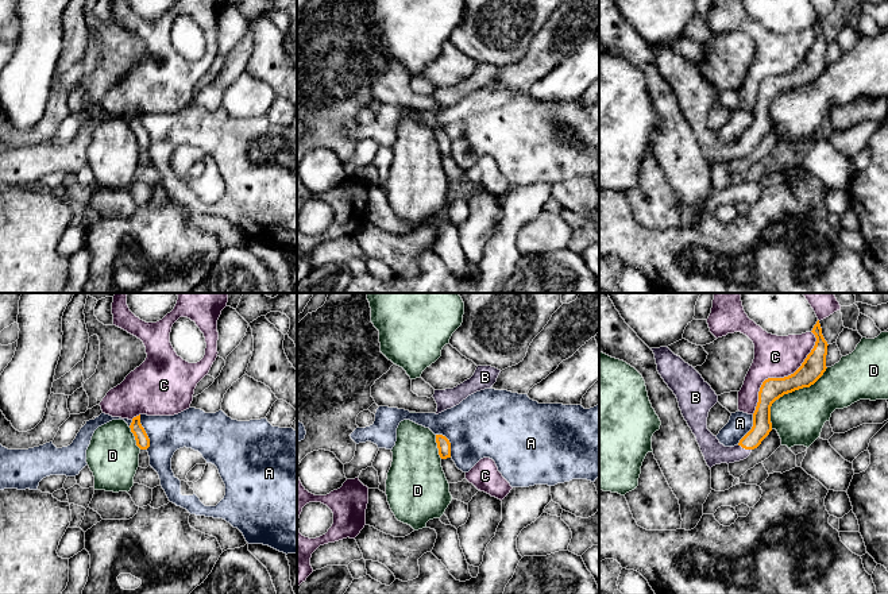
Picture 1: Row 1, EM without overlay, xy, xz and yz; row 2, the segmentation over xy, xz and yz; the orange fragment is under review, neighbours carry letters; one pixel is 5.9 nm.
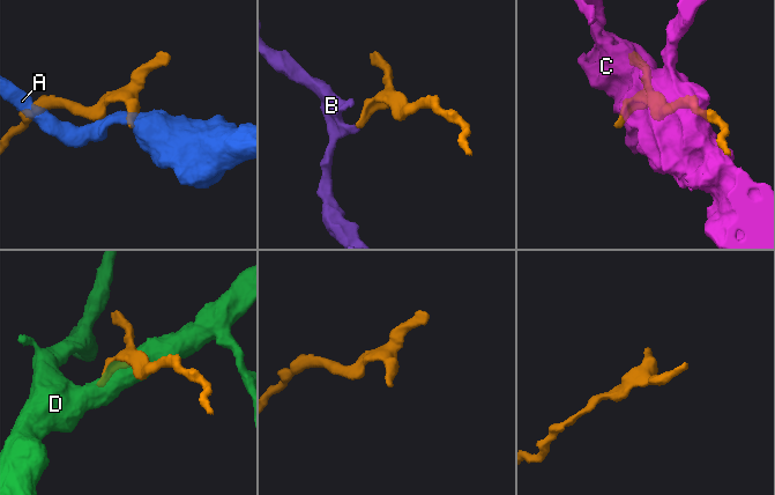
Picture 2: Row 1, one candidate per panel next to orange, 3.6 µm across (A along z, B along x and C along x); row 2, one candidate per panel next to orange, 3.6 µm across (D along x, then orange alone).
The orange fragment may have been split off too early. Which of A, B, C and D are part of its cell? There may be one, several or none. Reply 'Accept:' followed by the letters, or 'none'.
Accept: B

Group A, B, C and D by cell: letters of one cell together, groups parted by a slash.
A / B / C / D

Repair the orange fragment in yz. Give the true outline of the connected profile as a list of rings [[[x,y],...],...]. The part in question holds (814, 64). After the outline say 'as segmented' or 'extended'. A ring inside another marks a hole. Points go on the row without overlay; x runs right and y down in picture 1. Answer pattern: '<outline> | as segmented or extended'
[[[819,18],[816,19],[811,30],[815,32],[816,39],[811,50],[802,61],[802,63],[788,74],[768,76],[762,80],[758,89],[758,100],[753,111],[753,124],[734,144],[725,144],[723,142],[719,140],[717,134],[714,134],[707,127],[709,109],[718,100],[718,93],[711,86],[711,84],[702,76],[702,73],[692,63],[686,61],[680,54],[675,53],[668,45],[650,46],[655,51],[657,69],[664,77],[664,80],[668,82],[668,85],[676,93],[682,112],[687,119],[688,124],[691,126],[692,131],[695,132],[700,148],[704,154],[704,158],[710,166],[715,162],[721,162],[721,161],[729,162],[746,157],[750,153],[750,150],[754,146],[757,146],[772,128],[772,120],[771,120],[772,101],[780,94],[783,94],[784,92],[792,90],[803,85],[810,85],[823,73],[823,70],[827,66],[826,53],[827,53],[829,42],[822,32]]] | extended

